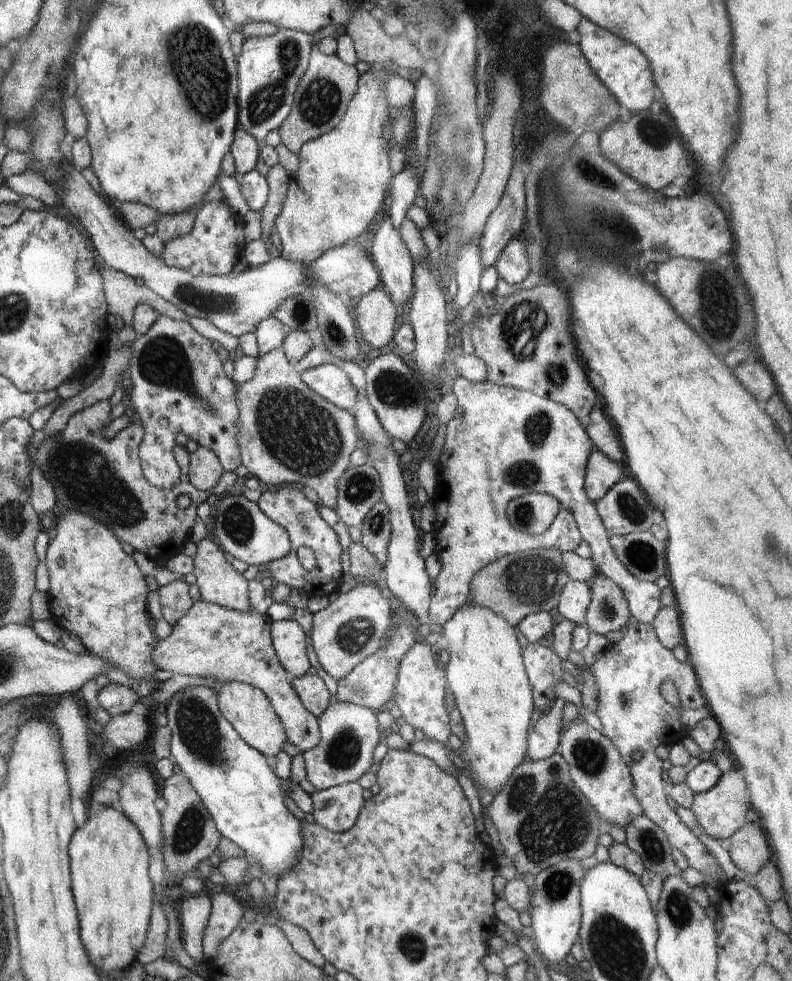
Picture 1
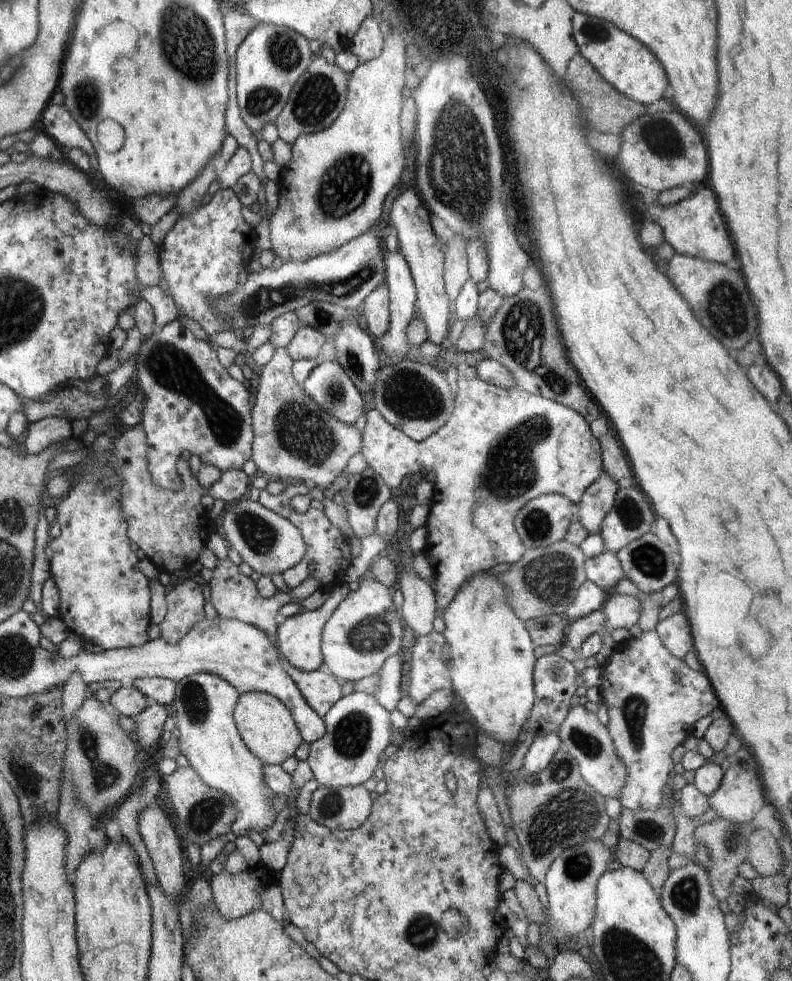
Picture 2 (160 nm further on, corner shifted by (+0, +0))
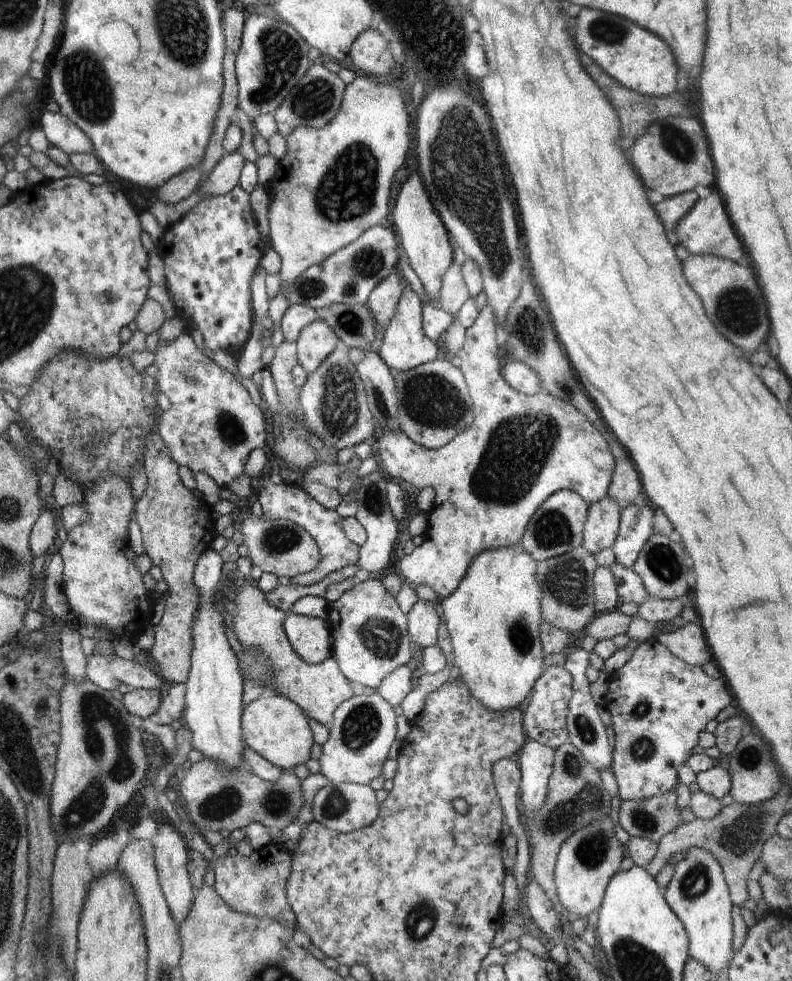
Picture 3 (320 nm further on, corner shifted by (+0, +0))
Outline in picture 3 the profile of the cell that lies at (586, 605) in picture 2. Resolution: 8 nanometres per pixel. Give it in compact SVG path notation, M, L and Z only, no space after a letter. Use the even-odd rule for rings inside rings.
M598 566L592 580L597 613L607 613L619 608L621 600L617 593L616 579L610 567Z

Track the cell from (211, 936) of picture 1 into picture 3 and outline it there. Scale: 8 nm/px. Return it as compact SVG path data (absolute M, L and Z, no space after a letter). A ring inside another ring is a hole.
M268 843L262 848L256 848L250 856L242 856L240 853L232 857L216 856L210 863L215 872L213 887L218 896L235 911L282 922L282 914L291 910L286 894L291 860L291 853L283 844L278 843Z

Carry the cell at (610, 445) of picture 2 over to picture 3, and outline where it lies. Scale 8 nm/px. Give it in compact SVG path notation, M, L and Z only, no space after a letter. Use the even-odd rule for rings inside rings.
M628 458L615 459L615 471L608 489L608 498L622 505L631 505L643 493L638 473Z

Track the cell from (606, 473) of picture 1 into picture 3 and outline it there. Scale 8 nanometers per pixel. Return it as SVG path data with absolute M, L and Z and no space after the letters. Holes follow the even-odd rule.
M610 498L589 505L583 526L582 546L590 554L594 555L614 544L618 536L622 507L622 504Z

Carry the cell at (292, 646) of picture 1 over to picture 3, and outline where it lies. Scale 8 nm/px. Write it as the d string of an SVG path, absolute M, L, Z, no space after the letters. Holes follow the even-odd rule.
M287 612L284 632L296 654L308 664L318 664L333 656L333 638L327 620Z

